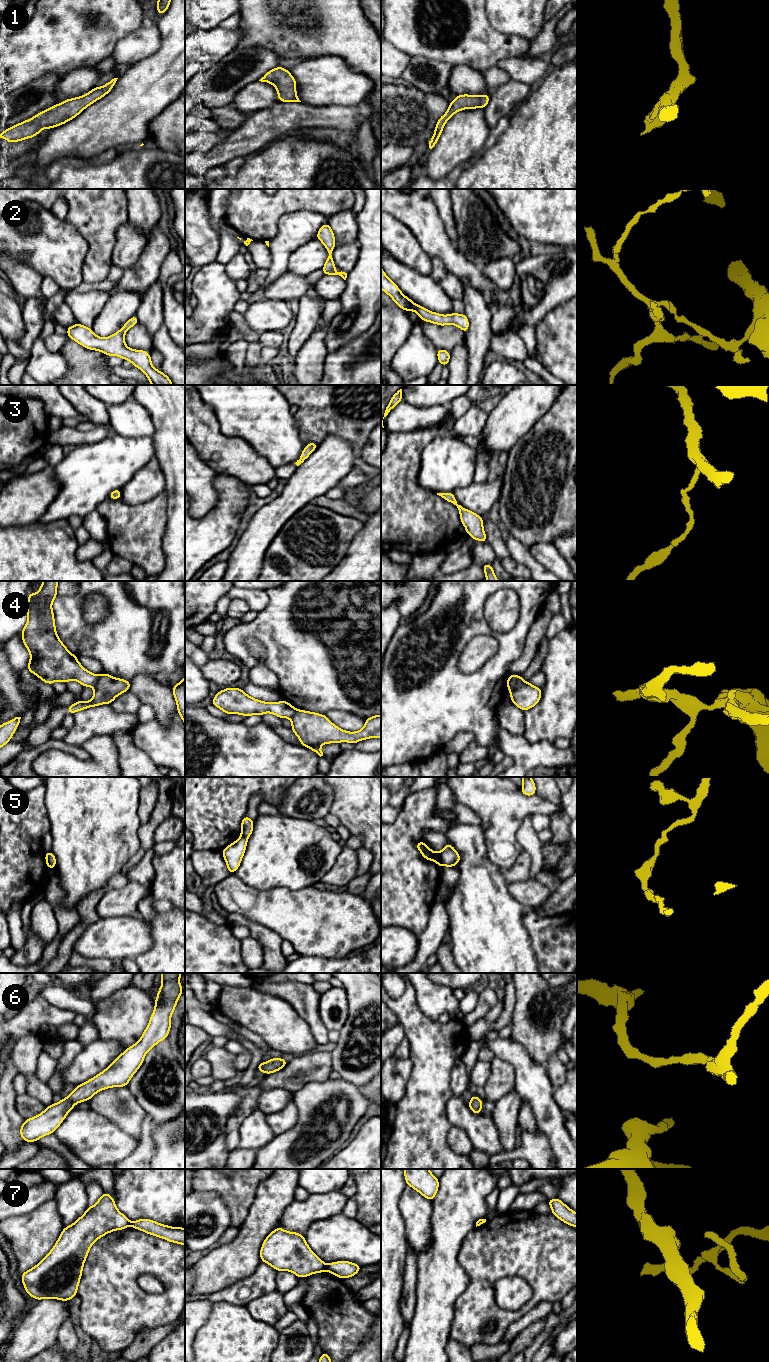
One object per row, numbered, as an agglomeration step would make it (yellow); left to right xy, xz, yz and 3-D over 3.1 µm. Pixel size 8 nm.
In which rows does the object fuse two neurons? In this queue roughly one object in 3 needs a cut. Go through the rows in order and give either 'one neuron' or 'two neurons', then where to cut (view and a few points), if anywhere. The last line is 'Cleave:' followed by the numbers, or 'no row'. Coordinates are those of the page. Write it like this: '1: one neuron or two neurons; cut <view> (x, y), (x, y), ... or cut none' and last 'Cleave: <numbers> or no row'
1: one neuron; cut none
2: one neuron; cut none
3: one neuron; cut none
4: two neurons; cut yz (519, 676), (516, 684), (510, 690)
5: two neurons; cut yz (439, 852), (443, 865)
6: one neuron; cut none
7: two neurons; cut xz (325, 1264), (326, 1269)
Cleave: 4, 5, 7

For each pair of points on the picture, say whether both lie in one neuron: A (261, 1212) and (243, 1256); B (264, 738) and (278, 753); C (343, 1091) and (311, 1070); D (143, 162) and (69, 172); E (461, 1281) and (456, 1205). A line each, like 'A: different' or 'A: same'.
A: same
B: same
C: different
D: same
E: same

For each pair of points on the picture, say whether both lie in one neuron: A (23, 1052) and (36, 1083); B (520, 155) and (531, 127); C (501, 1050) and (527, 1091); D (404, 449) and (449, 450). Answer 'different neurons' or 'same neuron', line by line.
A: same neuron
B: same neuron
C: same neuron
D: different neurons

